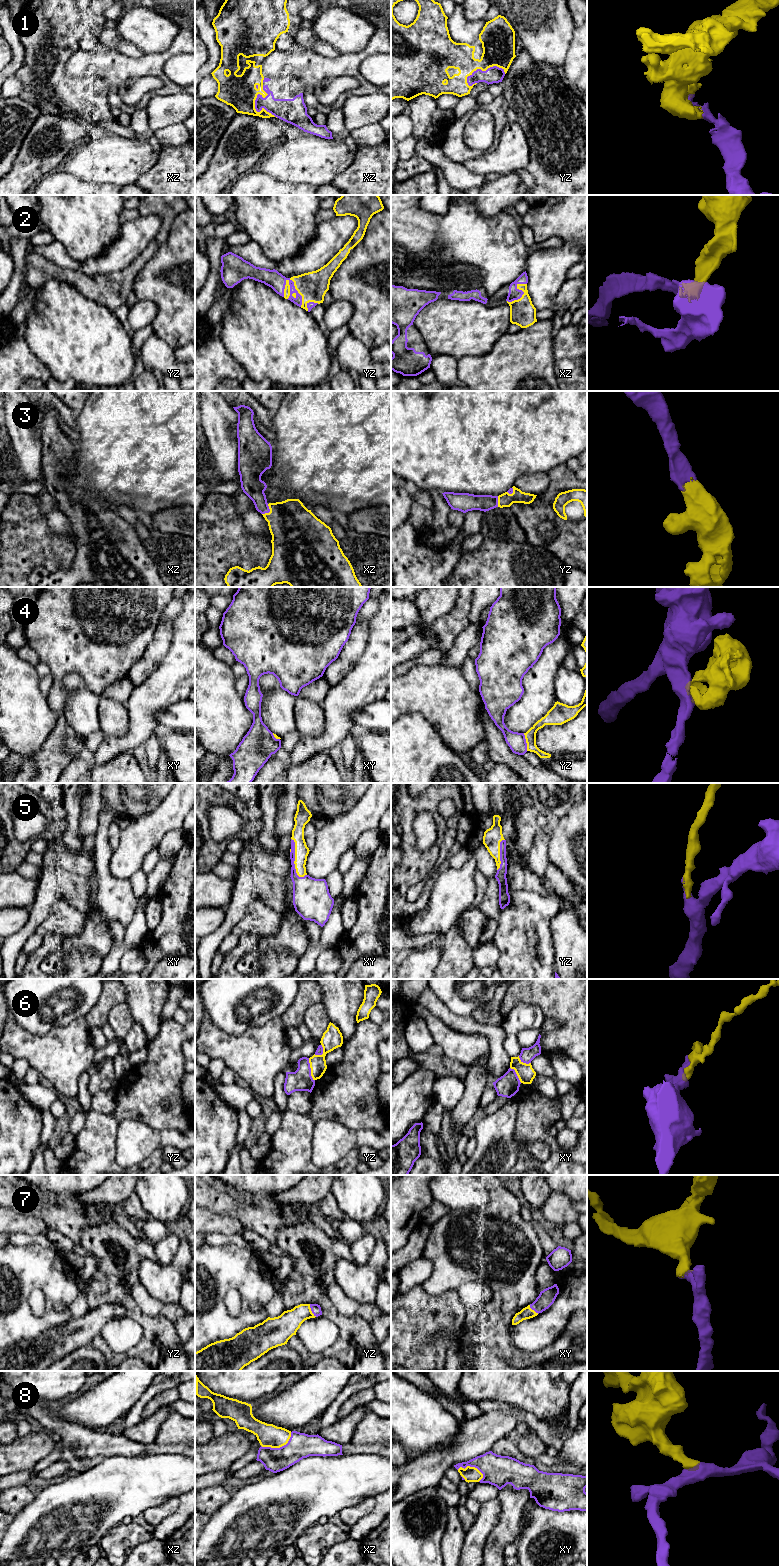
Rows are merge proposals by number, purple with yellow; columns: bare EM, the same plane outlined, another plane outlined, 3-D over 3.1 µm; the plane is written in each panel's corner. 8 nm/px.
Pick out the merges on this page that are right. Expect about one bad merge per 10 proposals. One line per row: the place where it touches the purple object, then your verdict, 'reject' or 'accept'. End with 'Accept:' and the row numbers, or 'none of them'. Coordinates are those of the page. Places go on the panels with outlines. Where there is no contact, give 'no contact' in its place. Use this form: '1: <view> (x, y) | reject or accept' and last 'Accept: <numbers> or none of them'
1: xz (255, 104) | accept
2: yz (297, 291) | accept
3: xz (269, 511) | accept
4: yz (525, 742) | reject
5: xy (294, 859) | accept
6: yz (310, 1069) | reject
7: yz (311, 1310) | accept
8: xz (280, 1447) | accept
Accept: 1, 2, 3, 5, 7, 8

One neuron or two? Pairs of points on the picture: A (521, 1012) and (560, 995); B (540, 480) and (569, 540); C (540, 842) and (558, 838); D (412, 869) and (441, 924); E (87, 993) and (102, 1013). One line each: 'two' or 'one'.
A: two
B: two
C: two
D: two
E: two

